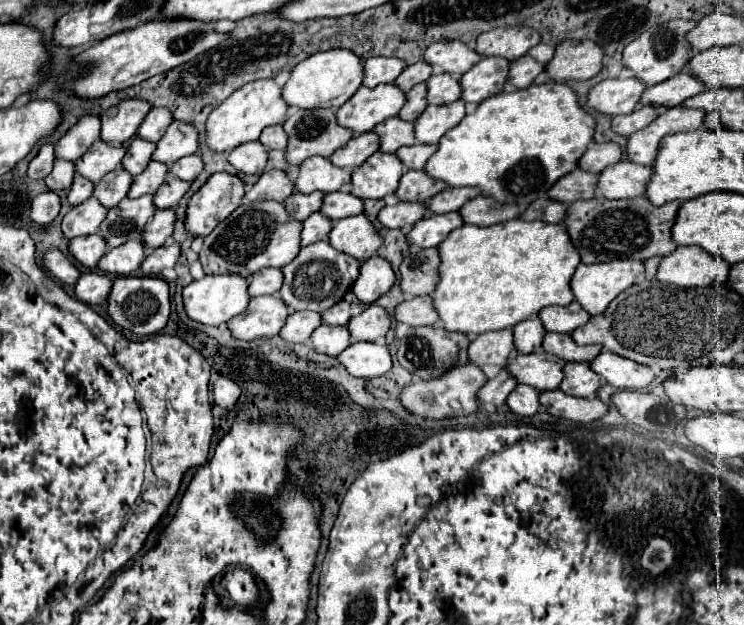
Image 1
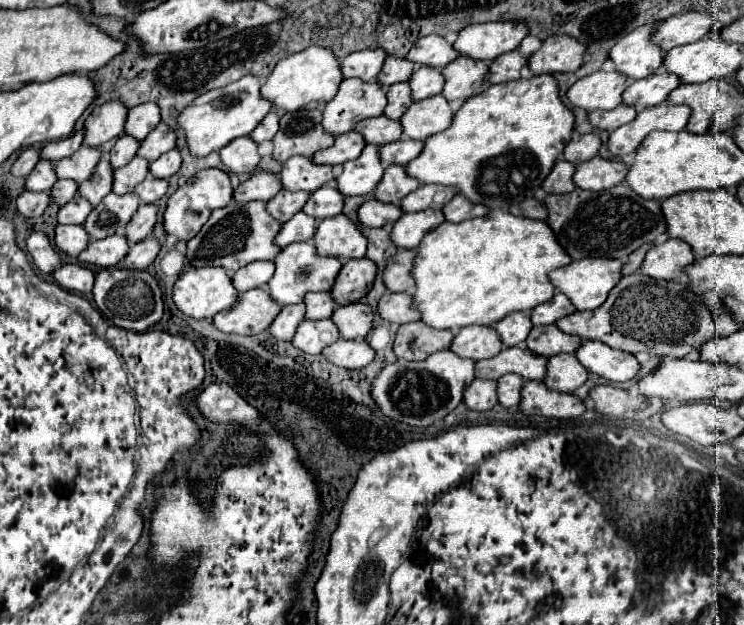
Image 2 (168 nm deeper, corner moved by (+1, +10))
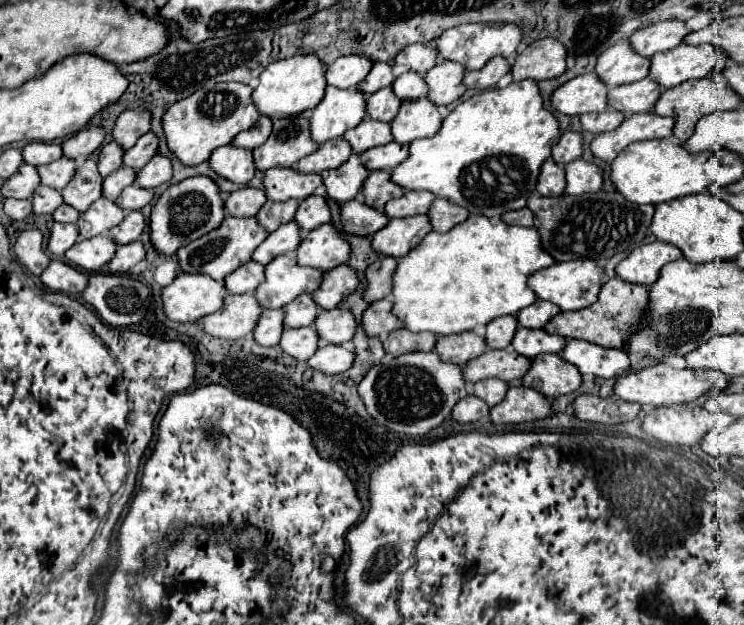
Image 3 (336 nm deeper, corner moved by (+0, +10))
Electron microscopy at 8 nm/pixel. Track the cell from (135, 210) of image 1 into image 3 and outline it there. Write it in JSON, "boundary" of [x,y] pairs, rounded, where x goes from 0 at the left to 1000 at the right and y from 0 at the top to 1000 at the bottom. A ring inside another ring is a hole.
{"boundary":[[[134,315],[132,322],[126,322],[126,328],[121,328],[118,338],[108,344],[108,357],[102,360],[105,360],[108,379],[121,382],[129,376],[142,376],[142,370],[161,360],[167,347],[169,347],[169,338],[164,331],[159,331],[153,322],[142,315]]]}

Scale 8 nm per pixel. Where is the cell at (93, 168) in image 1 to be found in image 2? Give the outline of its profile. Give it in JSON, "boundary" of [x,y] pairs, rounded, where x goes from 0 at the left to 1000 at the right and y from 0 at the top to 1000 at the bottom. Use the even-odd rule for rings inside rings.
{"boundary":[[[106,235],[101,248],[87,251],[85,258],[74,258],[74,280],[77,286],[98,286],[101,293],[114,290],[117,283],[122,283],[128,264],[133,261],[133,238],[128,235]]]}

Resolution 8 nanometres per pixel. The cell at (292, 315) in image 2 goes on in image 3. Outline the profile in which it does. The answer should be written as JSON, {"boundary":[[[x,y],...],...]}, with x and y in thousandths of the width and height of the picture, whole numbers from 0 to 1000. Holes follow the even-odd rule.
{"boundary":[[[355,494],[341,526],[341,542],[355,555],[366,555],[366,552],[374,552],[379,533],[382,533],[382,498]]]}

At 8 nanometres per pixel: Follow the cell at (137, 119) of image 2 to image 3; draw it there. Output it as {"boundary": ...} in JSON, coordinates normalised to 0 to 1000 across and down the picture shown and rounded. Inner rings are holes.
{"boundary":[[[172,174],[156,190],[151,216],[167,238],[175,238],[180,235],[185,219],[202,210],[202,194],[204,184],[199,181],[199,174]]]}

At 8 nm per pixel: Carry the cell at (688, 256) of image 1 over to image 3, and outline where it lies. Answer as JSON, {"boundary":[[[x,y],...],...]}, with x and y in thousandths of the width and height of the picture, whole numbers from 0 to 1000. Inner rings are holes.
{"boundary":[[[879,386],[863,395],[855,395],[831,427],[828,437],[847,453],[860,453],[860,456],[876,456],[887,443],[887,430],[895,421],[903,421],[914,414],[917,405],[914,398],[903,395],[901,389]]]}

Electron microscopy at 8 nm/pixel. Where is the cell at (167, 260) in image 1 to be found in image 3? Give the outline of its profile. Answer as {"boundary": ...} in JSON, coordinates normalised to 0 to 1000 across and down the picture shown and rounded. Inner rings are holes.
{"boundary":[[[177,386],[167,395],[159,395],[153,414],[145,421],[145,430],[148,430],[148,437],[164,440],[164,437],[172,437],[183,421],[188,421],[194,414],[196,414],[194,392],[188,386]]]}

